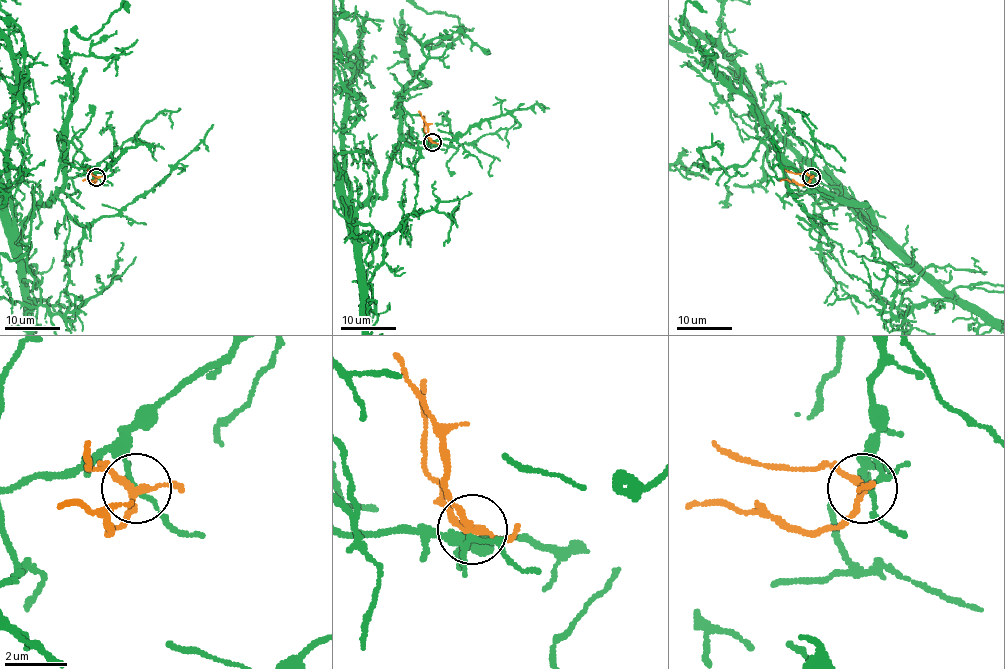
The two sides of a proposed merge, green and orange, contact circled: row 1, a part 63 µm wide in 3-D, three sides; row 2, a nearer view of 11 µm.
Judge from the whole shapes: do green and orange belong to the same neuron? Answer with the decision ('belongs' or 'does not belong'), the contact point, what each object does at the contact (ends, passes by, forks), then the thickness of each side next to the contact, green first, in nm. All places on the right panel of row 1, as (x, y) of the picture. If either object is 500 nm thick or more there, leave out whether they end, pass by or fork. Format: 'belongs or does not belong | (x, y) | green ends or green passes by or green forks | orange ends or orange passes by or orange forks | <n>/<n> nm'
belongs | (811, 177) | green forks | orange forks | 110/200 nm

